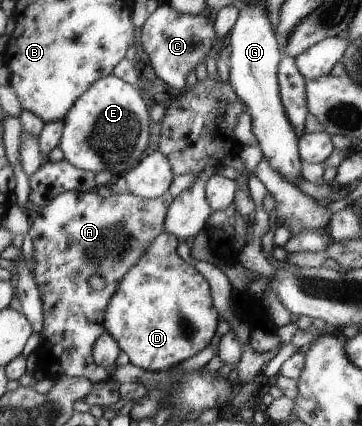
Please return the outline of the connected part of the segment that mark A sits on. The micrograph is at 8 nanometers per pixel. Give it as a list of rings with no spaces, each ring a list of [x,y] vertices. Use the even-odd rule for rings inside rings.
[[[184,173],[184,175],[178,175],[178,177],[174,178],[173,185],[170,185],[170,189],[157,197],[156,199],[144,199],[143,197],[138,197],[137,195],[130,193],[123,194],[113,194],[108,198],[102,198],[98,196],[95,192],[86,192],[86,193],[78,193],[74,191],[66,191],[66,193],[60,193],[58,197],[54,197],[48,205],[44,205],[40,211],[38,211],[38,215],[36,215],[36,219],[32,221],[32,225],[30,225],[29,234],[32,238],[33,243],[33,251],[34,251],[34,275],[36,276],[36,283],[38,283],[39,290],[42,293],[42,301],[43,301],[43,314],[44,321],[42,331],[39,333],[39,345],[37,350],[34,352],[36,354],[36,371],[42,371],[46,378],[50,379],[60,379],[62,377],[86,377],[92,383],[100,383],[101,381],[109,381],[110,380],[110,371],[105,369],[105,367],[100,367],[100,365],[96,365],[94,363],[93,356],[93,345],[94,341],[102,335],[102,333],[106,332],[106,328],[103,324],[104,311],[106,311],[106,305],[110,303],[110,297],[116,293],[116,289],[118,289],[118,285],[120,285],[120,281],[122,281],[122,277],[126,275],[126,271],[128,269],[132,269],[134,265],[140,261],[140,257],[142,257],[142,253],[148,249],[148,245],[150,245],[150,241],[154,241],[154,237],[158,237],[159,233],[165,231],[164,222],[165,217],[169,208],[169,205],[174,201],[174,198],[182,193],[185,189],[188,189],[190,185],[198,179],[199,173]],[[92,275],[100,275],[100,277],[104,278],[106,283],[104,289],[101,291],[94,291],[88,285],[88,279],[92,277]]]

